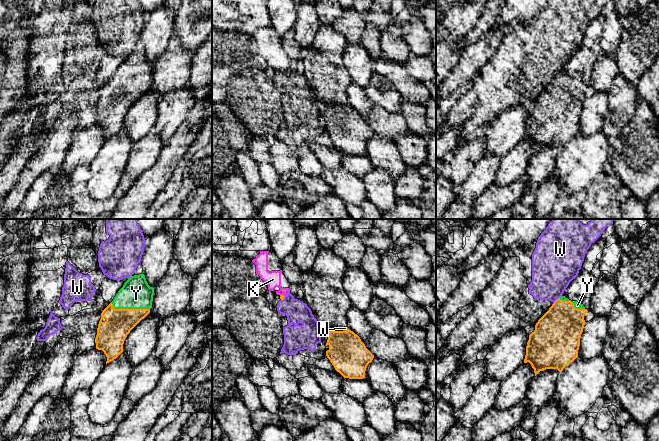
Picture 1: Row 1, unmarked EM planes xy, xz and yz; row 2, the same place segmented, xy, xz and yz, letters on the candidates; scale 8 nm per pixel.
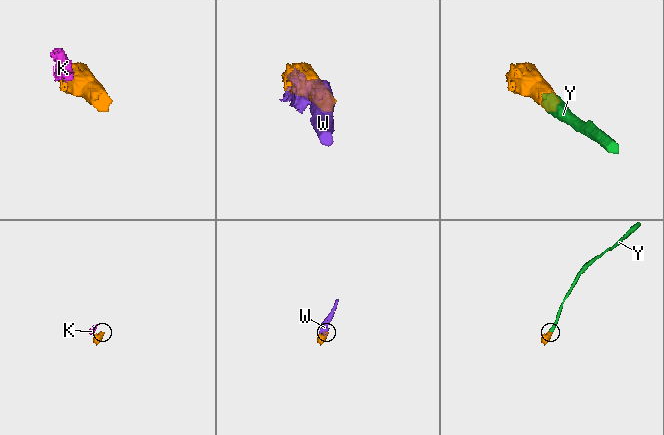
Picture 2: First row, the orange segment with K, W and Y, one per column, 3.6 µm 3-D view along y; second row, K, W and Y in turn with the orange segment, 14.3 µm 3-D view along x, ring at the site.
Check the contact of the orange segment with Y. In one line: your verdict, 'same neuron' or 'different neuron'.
same neuron

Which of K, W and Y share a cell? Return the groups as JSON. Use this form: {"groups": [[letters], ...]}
{"groups": [["K"], ["W"], ["Y"]]}

